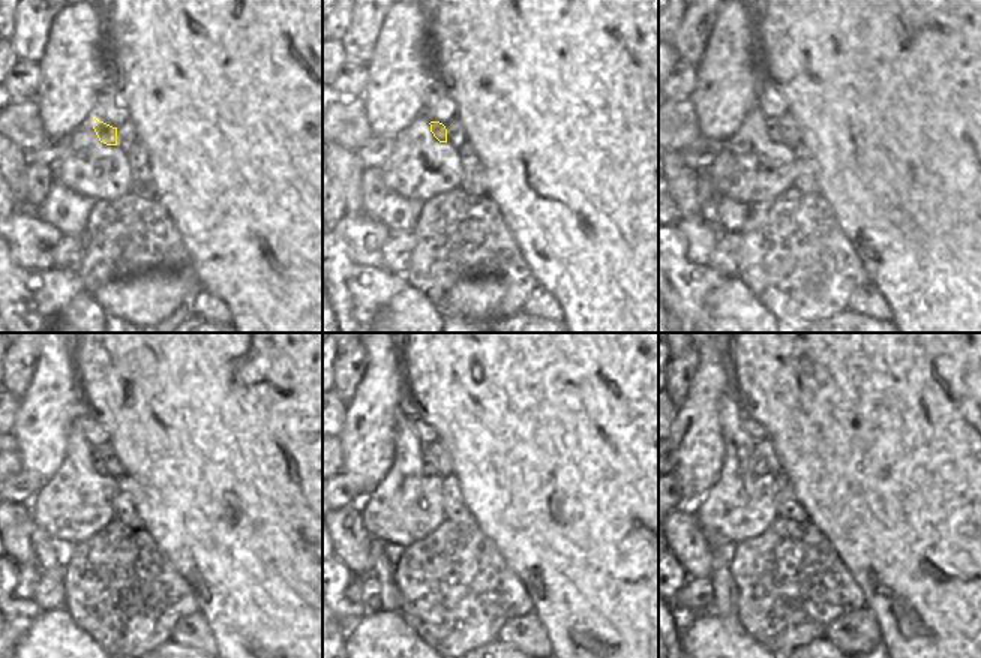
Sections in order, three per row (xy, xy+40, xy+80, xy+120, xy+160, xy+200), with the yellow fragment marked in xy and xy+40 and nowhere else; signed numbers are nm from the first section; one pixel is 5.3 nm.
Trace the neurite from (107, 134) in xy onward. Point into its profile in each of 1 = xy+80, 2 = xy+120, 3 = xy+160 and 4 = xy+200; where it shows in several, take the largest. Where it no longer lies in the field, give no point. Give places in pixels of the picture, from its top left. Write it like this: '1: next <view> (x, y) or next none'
1: next xy+80 (773, 129)
2: next xy+120 (99, 468)
3: next xy+160 (429, 468)
4: next xy+200 (761, 468)

